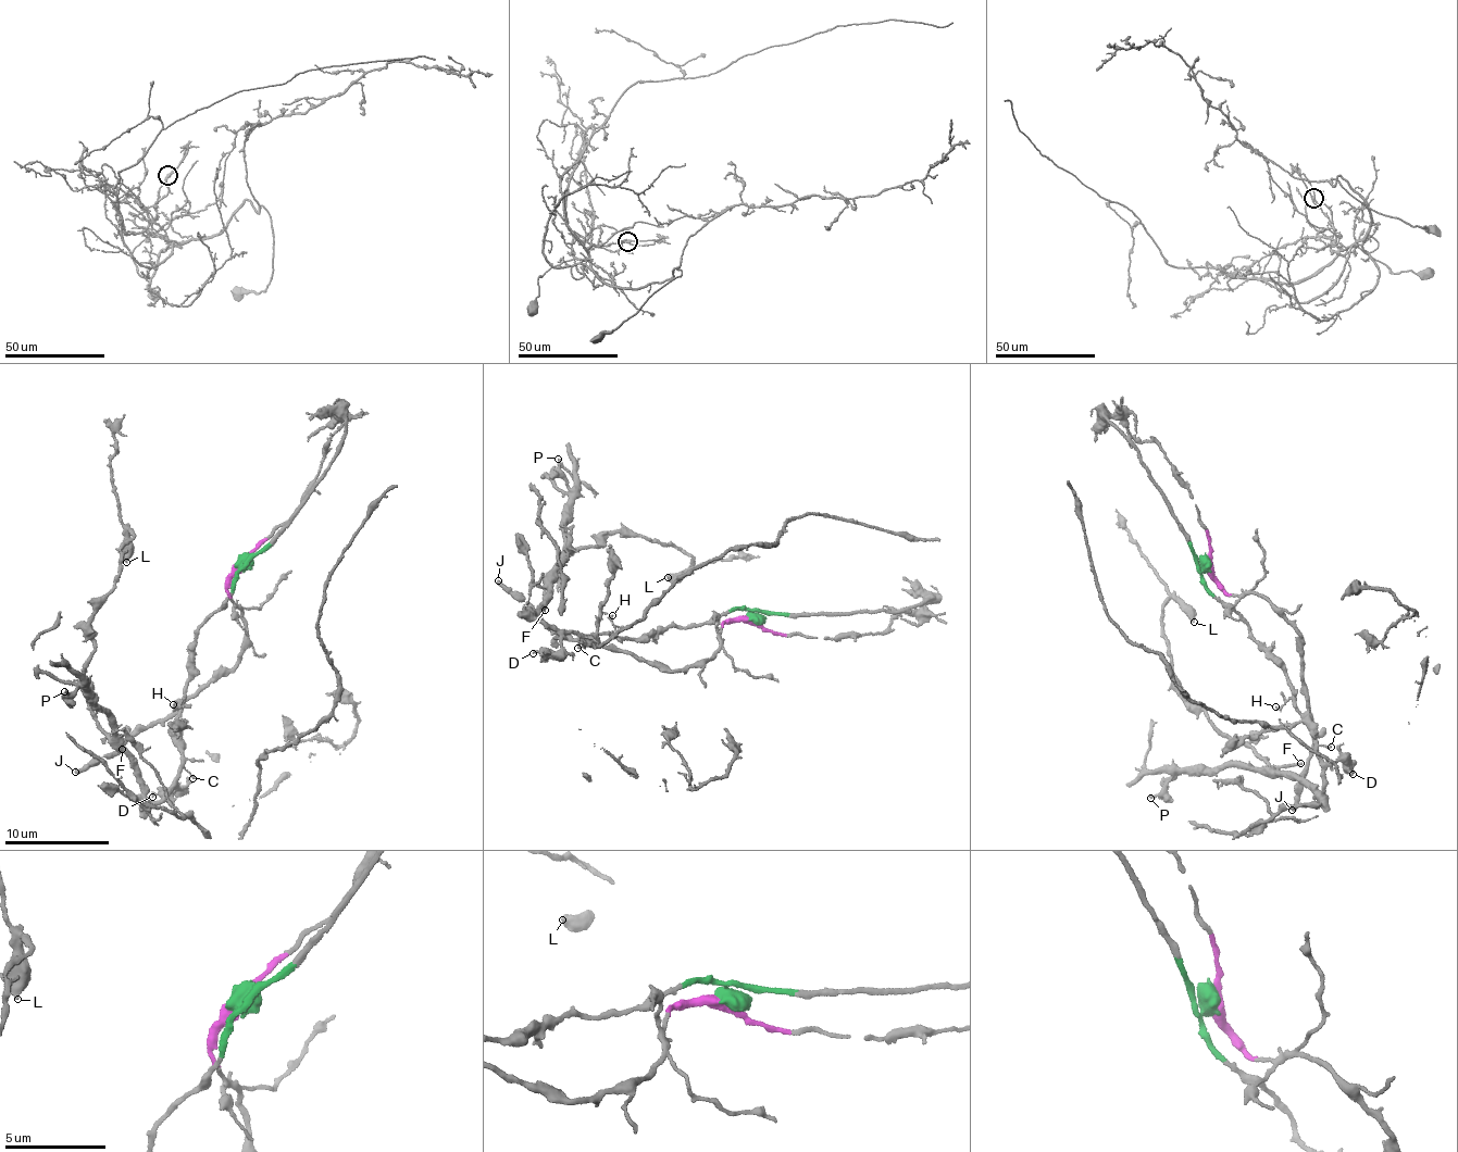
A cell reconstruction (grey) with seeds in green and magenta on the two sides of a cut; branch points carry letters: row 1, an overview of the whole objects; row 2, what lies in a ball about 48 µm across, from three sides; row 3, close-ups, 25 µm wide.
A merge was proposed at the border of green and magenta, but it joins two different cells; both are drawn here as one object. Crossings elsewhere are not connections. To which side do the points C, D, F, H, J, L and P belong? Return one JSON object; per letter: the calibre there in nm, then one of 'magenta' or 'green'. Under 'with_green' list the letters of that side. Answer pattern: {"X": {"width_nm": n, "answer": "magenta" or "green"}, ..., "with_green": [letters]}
{"C": {"width_nm": 120, "answer": "green"}, "D": {"width_nm": 190, "answer": "green"}, "F": {"width_nm": 240, "answer": "green"}, "H": {"width_nm": 160, "answer": "green"}, "J": {"width_nm": 280, "answer": "magenta"}, "L": {"width_nm": 420, "answer": "green"}, "P": {"width_nm": 170, "answer": "green"}, "with_green": ["C", "D", "F", "H", "L", "P"]}

